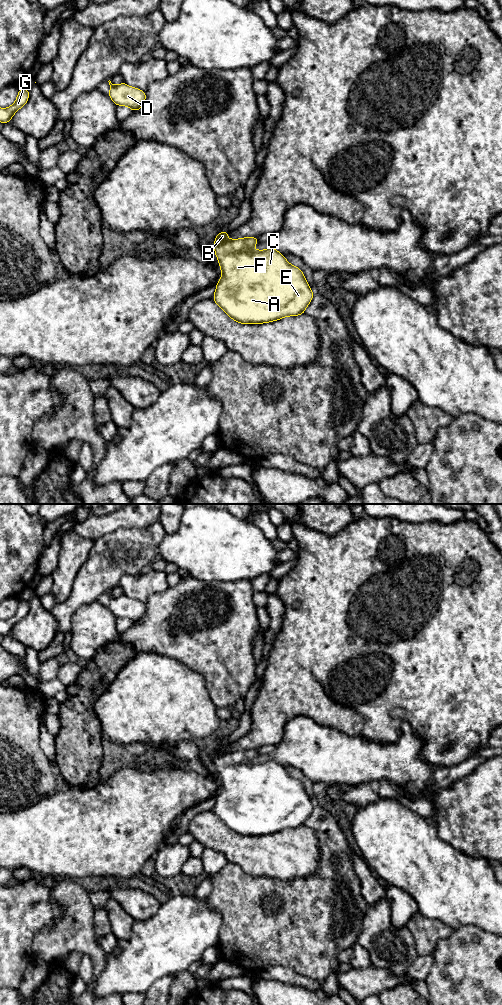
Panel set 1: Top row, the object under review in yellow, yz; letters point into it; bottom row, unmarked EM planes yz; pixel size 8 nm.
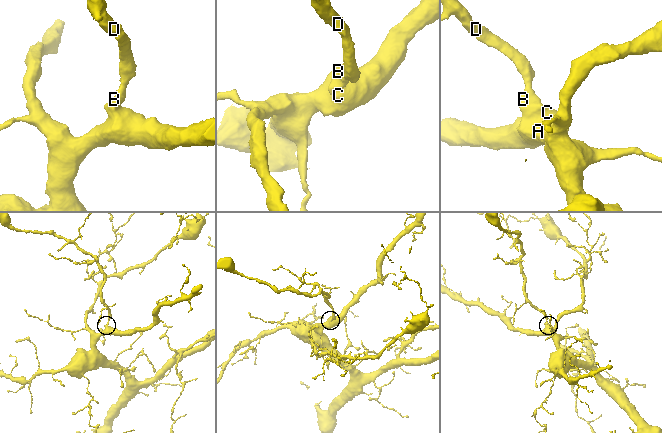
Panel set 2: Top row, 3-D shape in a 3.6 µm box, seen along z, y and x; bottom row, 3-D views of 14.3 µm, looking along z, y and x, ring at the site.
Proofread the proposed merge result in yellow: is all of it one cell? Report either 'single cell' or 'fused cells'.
single cell

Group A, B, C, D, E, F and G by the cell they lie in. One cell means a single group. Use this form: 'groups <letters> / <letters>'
groups A B C D E F G

